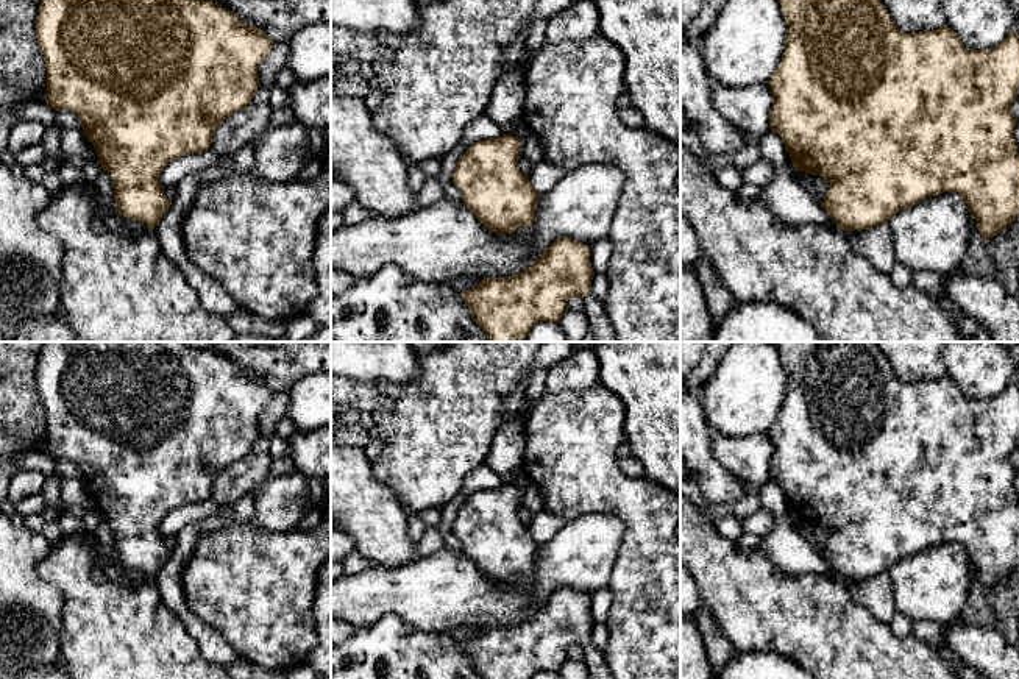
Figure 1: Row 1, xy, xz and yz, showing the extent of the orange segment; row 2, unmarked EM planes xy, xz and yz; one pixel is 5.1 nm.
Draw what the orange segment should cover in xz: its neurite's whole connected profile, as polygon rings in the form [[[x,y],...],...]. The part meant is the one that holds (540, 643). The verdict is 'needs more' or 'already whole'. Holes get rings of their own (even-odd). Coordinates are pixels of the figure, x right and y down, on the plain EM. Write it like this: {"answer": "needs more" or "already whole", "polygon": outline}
{"answer": "already whole", "polygon": [[[560,587],[524,621],[509,627],[484,627],[460,646],[482,679],[532,679],[538,671],[554,671],[568,660],[571,646],[591,642],[595,626],[587,593]]]}

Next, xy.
{"answer": "already whole", "polygon": [[[45,342],[36,365],[37,395],[45,409],[47,439],[45,450],[55,459],[75,462],[81,478],[92,492],[98,514],[114,532],[114,549],[122,567],[139,570],[153,579],[169,562],[172,549],[165,545],[159,526],[164,517],[184,504],[208,501],[215,479],[234,462],[247,457],[257,437],[259,415],[268,406],[275,393],[257,376],[242,371],[233,361],[222,357],[209,348],[192,348],[184,342]]]}

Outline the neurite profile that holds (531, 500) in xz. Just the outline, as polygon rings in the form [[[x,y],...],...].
[[[531,484],[523,490],[521,504],[534,515],[543,510],[543,499],[540,490]]]

